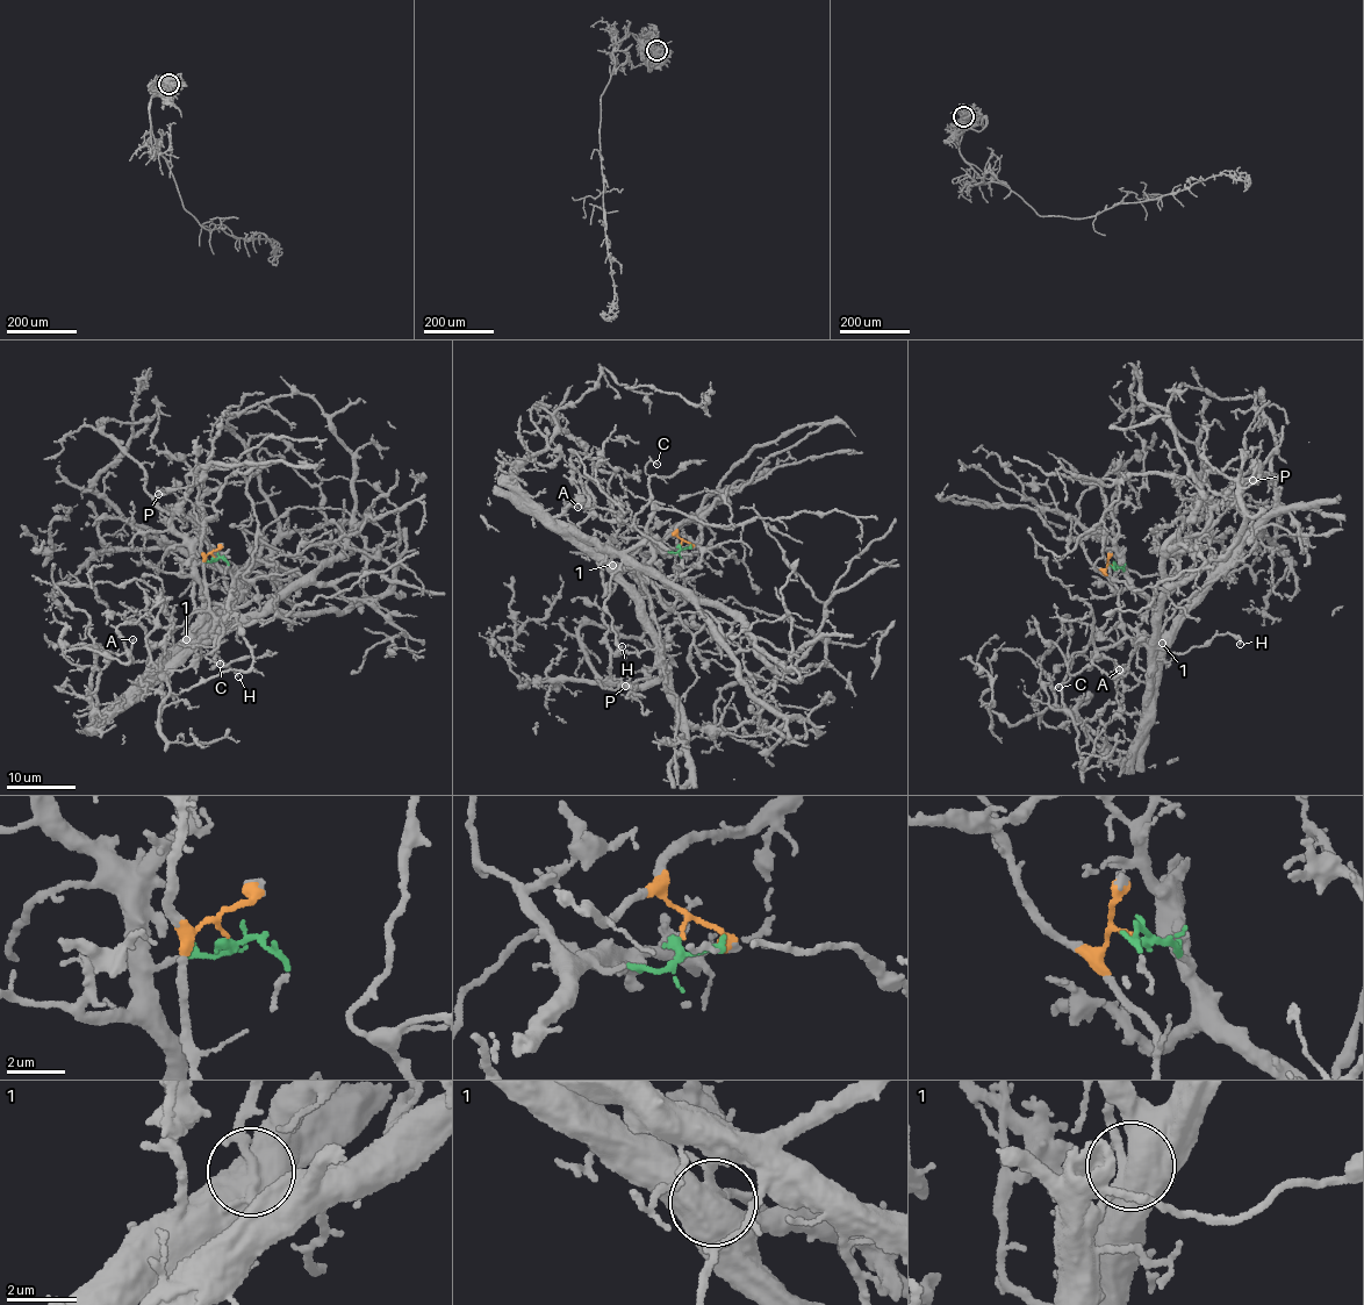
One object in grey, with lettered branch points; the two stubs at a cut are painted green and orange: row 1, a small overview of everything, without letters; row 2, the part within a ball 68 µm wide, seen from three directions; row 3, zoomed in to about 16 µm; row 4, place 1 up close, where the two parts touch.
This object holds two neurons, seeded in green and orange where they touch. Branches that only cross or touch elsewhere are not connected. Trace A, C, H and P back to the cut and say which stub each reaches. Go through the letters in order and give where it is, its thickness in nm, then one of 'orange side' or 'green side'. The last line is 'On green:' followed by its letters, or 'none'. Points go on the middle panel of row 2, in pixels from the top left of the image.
A: at (578, 507); 160 nm thick; green side
C: at (657, 464); 110 nm thick; orange side
H: at (622, 646); 190 nm thick; orange side
P: at (625, 686); 190 nm thick; green side
On green: A, P

